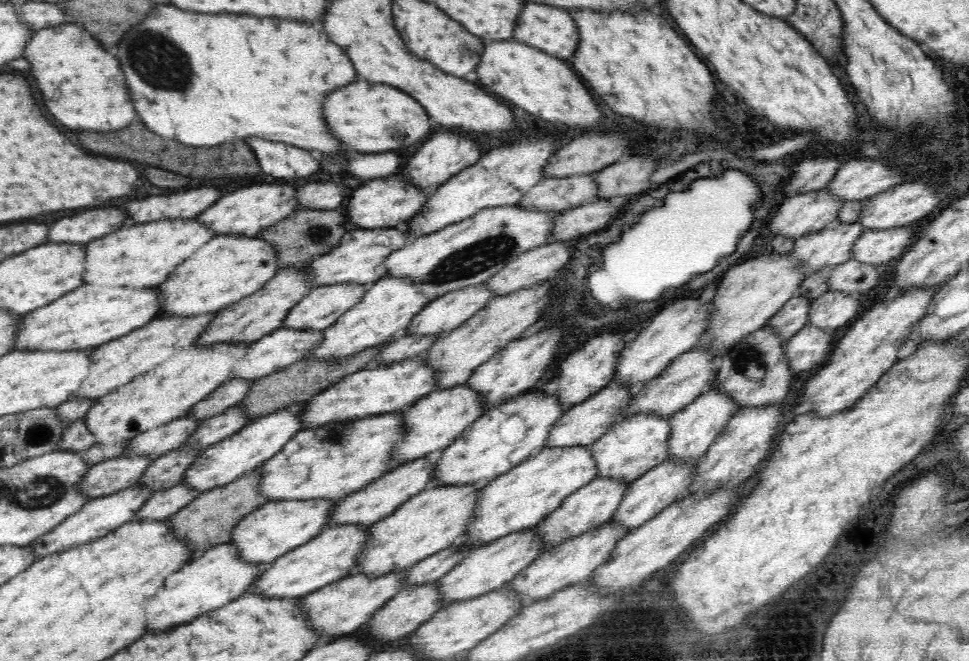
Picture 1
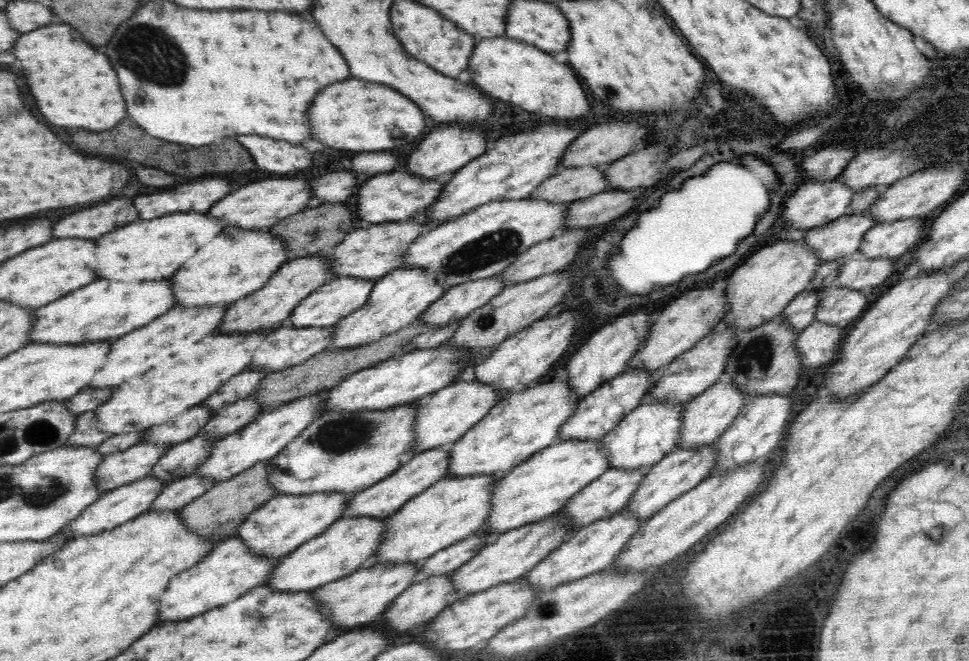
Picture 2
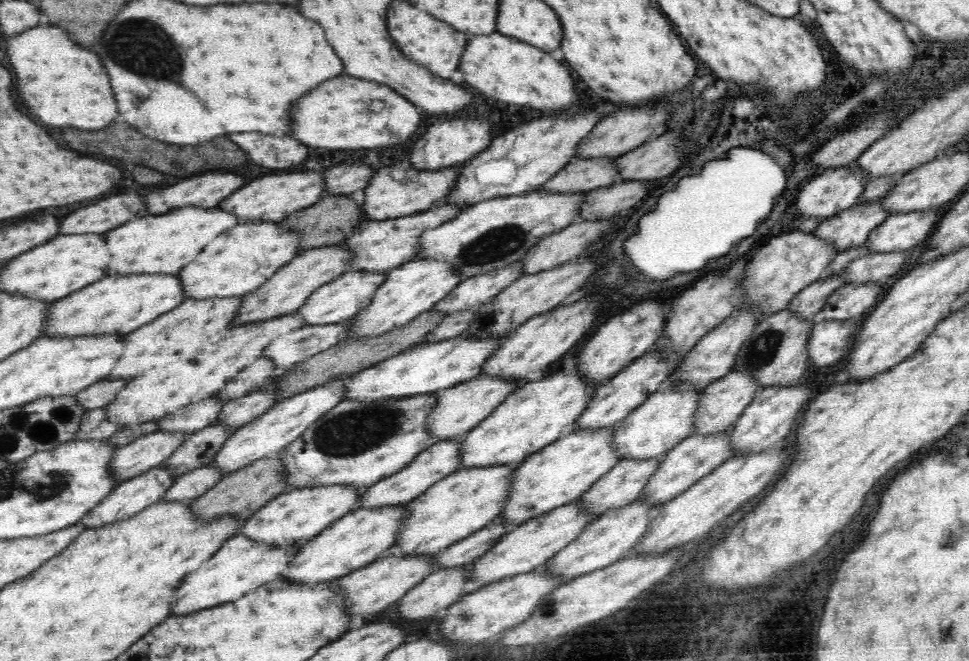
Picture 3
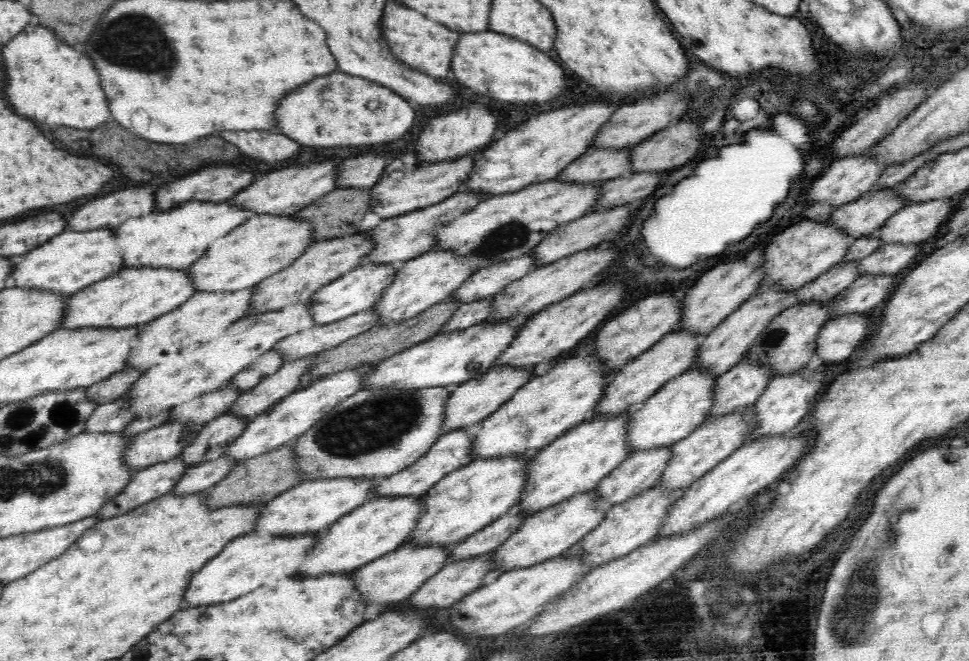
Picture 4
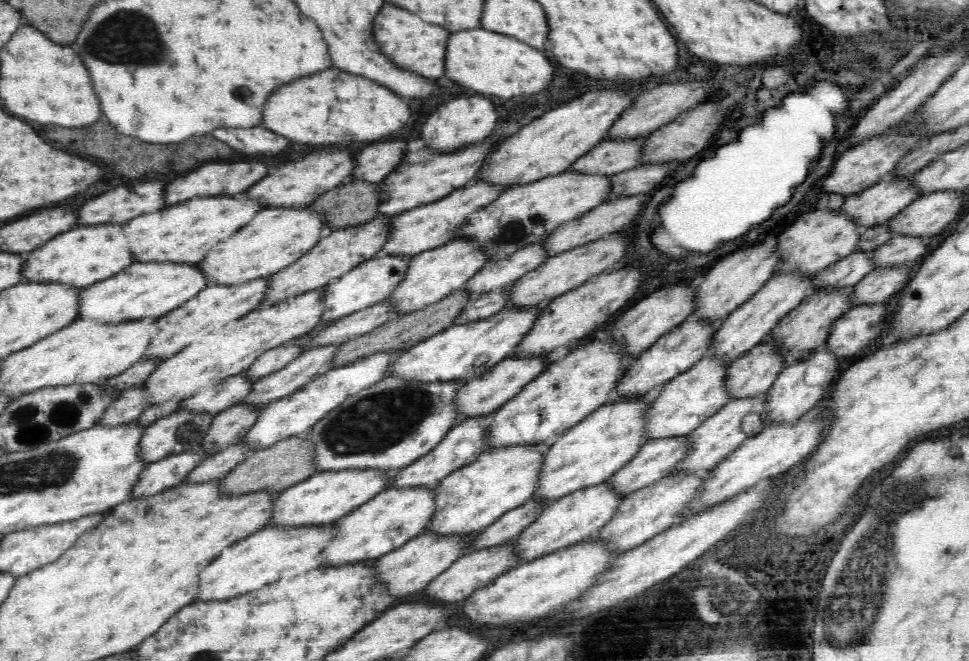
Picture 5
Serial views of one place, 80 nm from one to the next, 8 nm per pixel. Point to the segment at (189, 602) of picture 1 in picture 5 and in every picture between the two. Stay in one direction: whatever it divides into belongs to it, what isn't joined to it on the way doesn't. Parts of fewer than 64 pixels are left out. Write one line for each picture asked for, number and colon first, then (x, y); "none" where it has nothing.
2: (227, 571)
3: (239, 566)
4: (245, 563)
5: (259, 560)

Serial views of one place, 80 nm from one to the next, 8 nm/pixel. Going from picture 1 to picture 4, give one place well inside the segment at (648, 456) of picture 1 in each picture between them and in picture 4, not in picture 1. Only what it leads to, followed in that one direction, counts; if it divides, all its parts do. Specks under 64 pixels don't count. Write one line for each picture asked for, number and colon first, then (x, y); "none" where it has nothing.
2: (644, 436)
3: (663, 420)
4: (672, 413)

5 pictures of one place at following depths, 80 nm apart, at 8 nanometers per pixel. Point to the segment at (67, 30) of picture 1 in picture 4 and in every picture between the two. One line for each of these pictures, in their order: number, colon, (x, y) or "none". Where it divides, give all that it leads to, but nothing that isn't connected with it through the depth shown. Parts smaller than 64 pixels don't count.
2: (74, 85)
3: (64, 85)
4: (48, 80)

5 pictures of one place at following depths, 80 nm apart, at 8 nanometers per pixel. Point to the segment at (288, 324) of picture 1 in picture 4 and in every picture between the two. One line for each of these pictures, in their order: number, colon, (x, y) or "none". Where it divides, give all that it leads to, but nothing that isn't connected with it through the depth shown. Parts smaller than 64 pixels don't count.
2: (327, 305)
3: (337, 301)
4: (355, 292)

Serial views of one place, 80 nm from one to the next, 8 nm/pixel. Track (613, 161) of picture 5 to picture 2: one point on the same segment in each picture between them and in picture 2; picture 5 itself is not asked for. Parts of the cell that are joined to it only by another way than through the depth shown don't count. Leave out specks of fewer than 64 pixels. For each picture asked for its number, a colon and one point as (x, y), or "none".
2: (563, 188)
3: (580, 177)
4: (592, 168)

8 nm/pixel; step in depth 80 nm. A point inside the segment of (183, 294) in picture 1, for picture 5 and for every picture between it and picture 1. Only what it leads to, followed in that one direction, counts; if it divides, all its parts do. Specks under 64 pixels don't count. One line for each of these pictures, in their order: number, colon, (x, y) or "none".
2: (237, 262)
3: (237, 262)
4: (260, 247)
5: (273, 239)

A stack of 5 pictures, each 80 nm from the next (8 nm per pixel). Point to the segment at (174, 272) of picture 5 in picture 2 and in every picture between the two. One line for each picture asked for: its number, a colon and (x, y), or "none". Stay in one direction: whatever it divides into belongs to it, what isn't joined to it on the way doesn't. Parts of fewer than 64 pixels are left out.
2: (101, 311)
3: (114, 305)
4: (130, 298)

